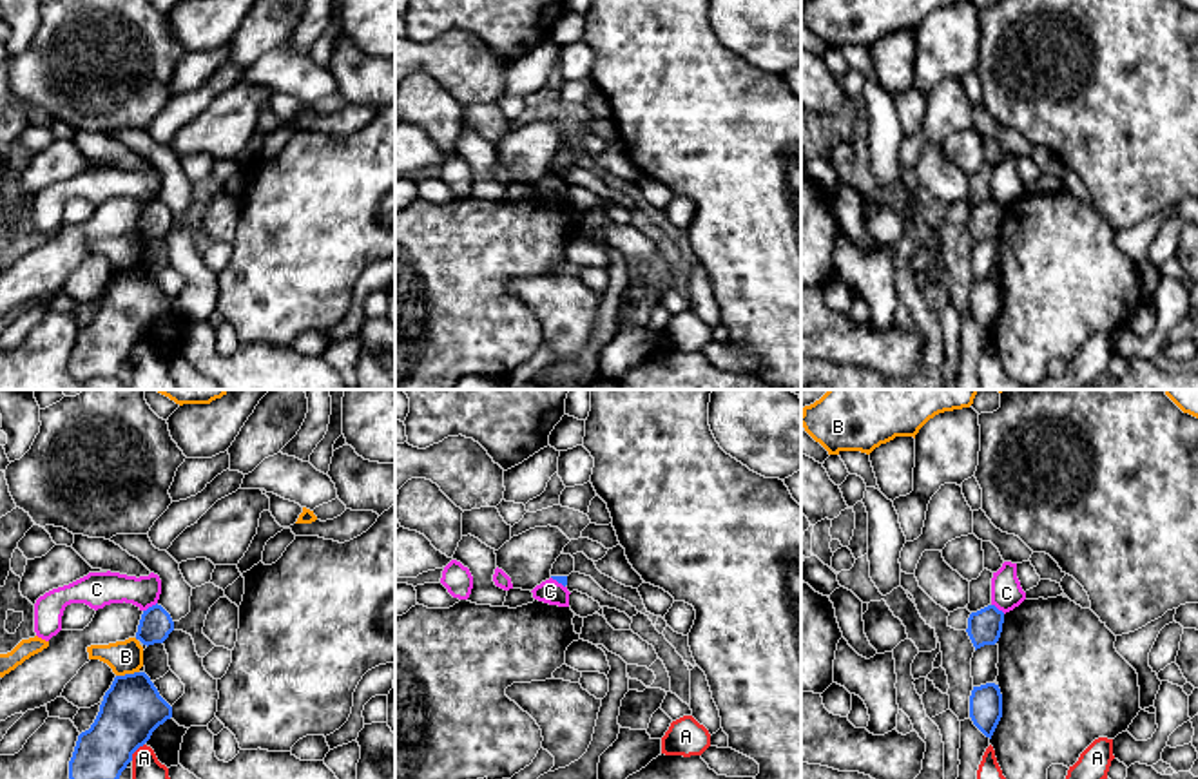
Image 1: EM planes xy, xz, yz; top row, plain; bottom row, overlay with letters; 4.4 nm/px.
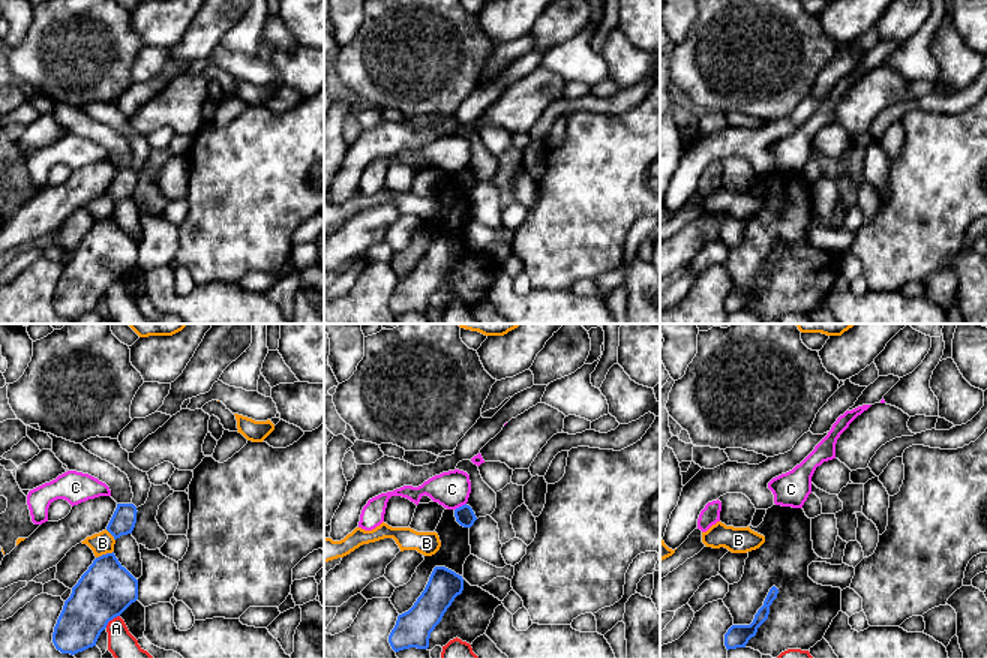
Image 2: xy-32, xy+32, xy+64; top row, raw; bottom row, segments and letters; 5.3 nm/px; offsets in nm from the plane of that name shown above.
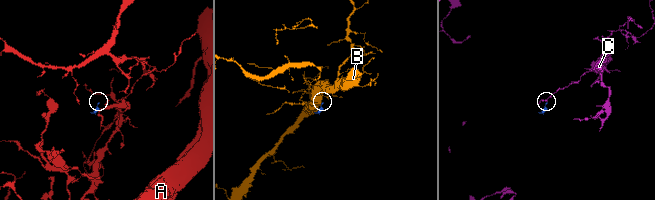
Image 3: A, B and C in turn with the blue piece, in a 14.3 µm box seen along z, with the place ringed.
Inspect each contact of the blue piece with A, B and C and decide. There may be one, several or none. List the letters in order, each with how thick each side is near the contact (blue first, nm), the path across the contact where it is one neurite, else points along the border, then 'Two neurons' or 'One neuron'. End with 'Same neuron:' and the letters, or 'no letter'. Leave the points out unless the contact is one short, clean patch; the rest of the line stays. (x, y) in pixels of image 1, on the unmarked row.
A: Thickness 280 nm (blue) against 190 nm. Boundary: xy (144, 337), (131, 354). Two neurons
B: Thickness 280 nm (blue) against 140 nm. Boundary: xy (138, 265), (116, 270). Two neurons
C: Thickness 140 nm (blue) against 160 nm. Boundary: xy (156, 196), (144, 205). Two neurons
Same neuron: no letter

